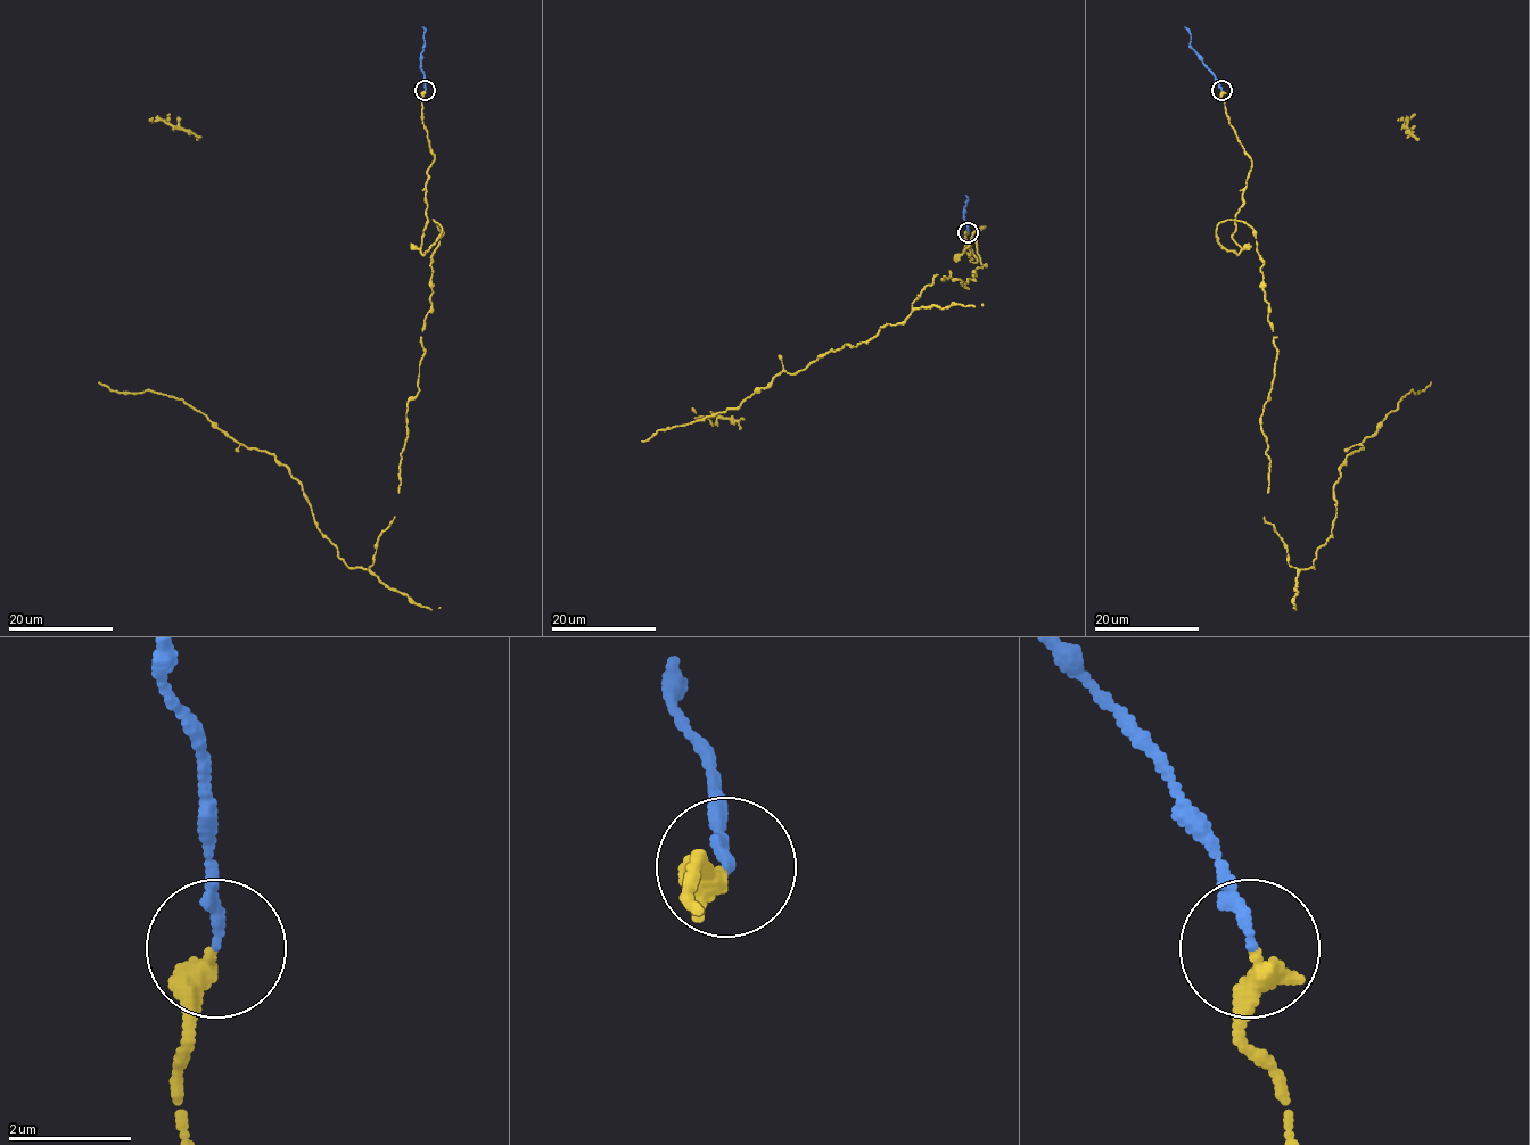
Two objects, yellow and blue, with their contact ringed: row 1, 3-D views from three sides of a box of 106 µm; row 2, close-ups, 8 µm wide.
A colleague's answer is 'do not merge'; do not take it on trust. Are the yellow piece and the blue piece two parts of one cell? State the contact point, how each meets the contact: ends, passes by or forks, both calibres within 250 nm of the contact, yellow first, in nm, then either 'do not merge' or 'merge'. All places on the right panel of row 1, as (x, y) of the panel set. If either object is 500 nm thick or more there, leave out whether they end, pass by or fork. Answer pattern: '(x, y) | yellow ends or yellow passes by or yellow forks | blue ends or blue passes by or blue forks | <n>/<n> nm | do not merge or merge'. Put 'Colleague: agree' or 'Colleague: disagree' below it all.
(1222, 90) | yellow ends | blue ends | 420/160 nm | merge
Colleague: disagree

